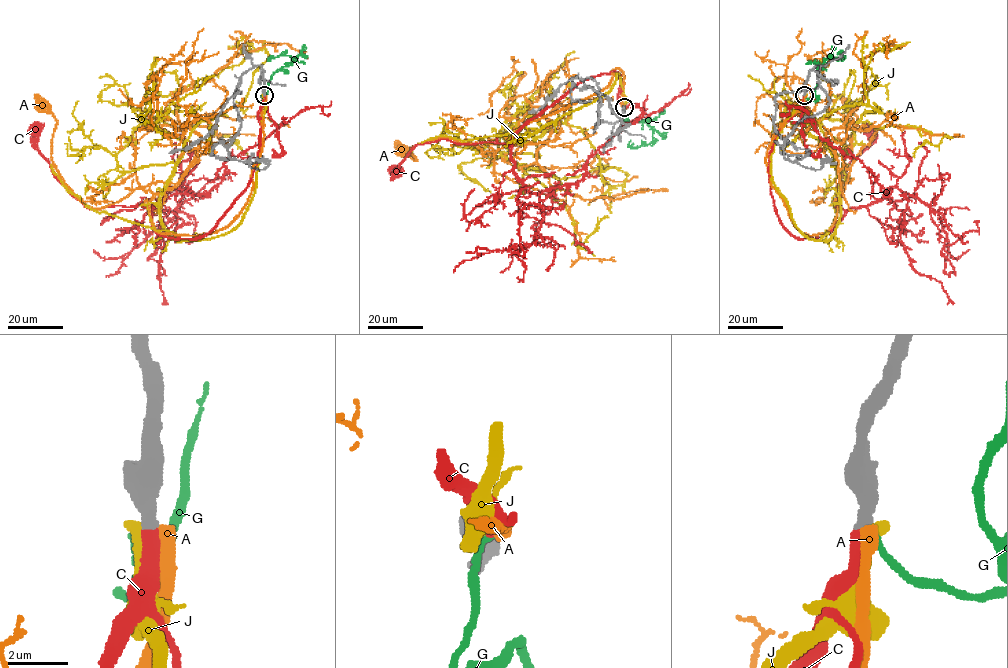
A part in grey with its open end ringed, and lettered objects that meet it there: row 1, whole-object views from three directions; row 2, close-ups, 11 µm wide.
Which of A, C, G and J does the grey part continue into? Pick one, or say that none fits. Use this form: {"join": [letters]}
{"join": ["C"]}

